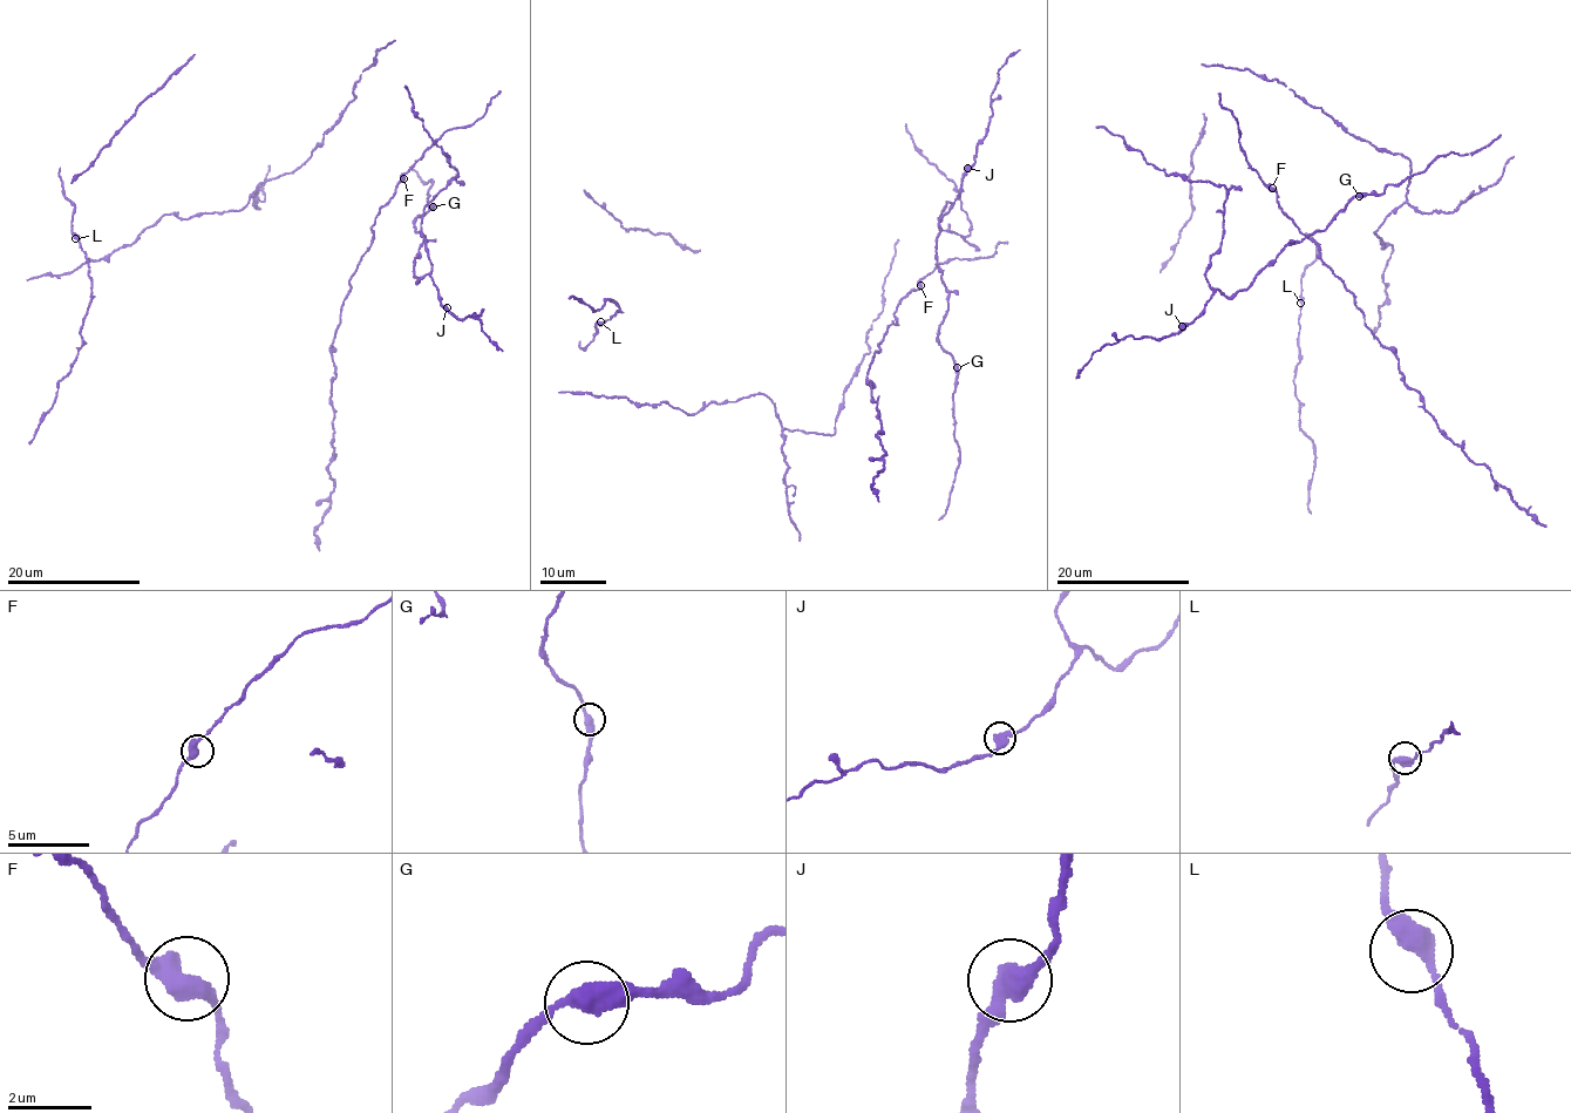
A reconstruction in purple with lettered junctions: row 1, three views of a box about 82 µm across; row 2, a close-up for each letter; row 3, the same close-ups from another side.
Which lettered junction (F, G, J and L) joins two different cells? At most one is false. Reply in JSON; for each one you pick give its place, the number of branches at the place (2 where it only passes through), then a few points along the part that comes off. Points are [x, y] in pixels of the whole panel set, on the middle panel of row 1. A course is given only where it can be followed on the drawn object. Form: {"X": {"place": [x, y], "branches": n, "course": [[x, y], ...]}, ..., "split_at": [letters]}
{"split_at": []}

